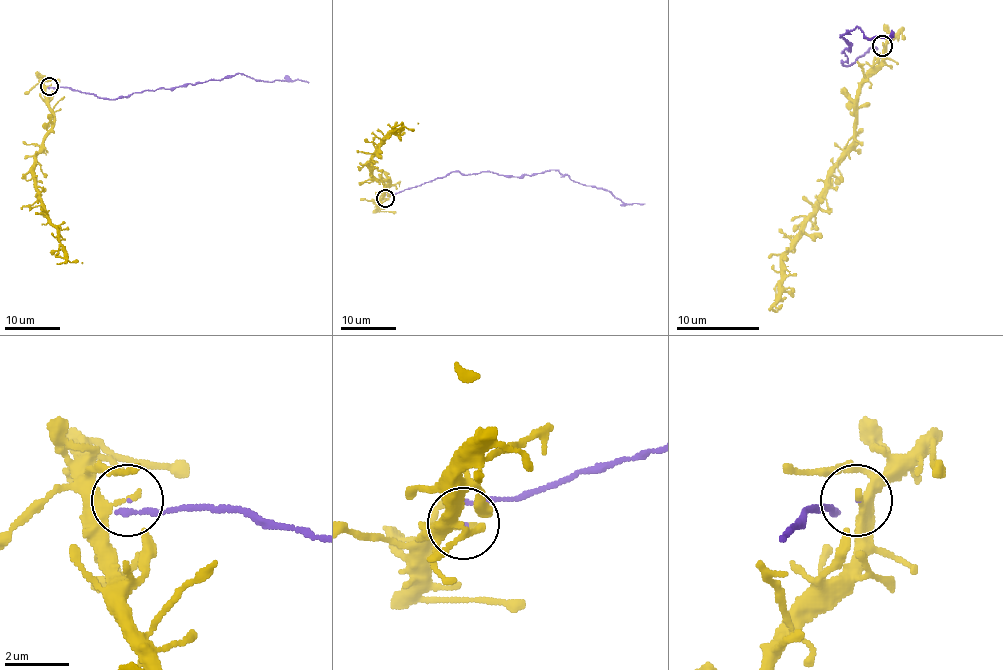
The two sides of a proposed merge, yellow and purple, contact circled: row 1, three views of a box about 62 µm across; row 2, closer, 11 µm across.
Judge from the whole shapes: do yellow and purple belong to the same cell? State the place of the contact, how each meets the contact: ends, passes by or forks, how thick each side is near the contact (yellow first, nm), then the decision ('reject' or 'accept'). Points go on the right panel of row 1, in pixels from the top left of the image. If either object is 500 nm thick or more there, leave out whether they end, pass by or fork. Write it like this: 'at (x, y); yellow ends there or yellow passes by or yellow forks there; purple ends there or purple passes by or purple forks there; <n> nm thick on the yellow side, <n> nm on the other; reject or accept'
at (882, 45); yellow ends there; purple ends there; 190 nm thick on the yellow side, 120 nm on the other; accept

